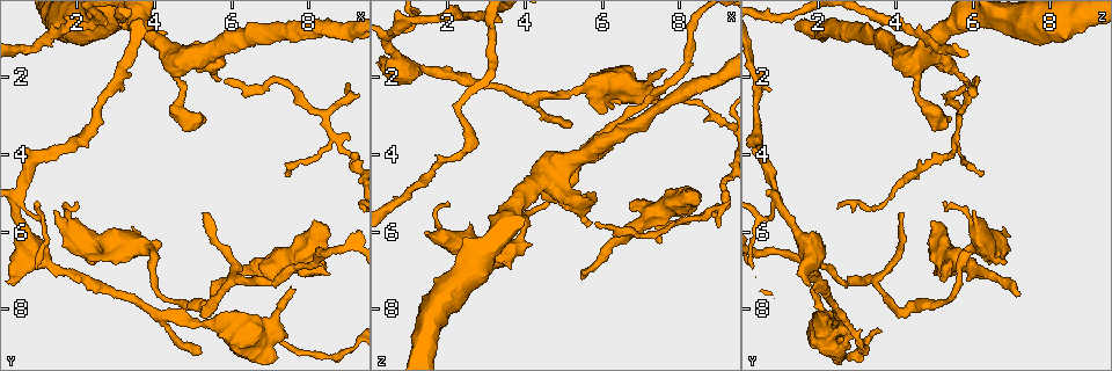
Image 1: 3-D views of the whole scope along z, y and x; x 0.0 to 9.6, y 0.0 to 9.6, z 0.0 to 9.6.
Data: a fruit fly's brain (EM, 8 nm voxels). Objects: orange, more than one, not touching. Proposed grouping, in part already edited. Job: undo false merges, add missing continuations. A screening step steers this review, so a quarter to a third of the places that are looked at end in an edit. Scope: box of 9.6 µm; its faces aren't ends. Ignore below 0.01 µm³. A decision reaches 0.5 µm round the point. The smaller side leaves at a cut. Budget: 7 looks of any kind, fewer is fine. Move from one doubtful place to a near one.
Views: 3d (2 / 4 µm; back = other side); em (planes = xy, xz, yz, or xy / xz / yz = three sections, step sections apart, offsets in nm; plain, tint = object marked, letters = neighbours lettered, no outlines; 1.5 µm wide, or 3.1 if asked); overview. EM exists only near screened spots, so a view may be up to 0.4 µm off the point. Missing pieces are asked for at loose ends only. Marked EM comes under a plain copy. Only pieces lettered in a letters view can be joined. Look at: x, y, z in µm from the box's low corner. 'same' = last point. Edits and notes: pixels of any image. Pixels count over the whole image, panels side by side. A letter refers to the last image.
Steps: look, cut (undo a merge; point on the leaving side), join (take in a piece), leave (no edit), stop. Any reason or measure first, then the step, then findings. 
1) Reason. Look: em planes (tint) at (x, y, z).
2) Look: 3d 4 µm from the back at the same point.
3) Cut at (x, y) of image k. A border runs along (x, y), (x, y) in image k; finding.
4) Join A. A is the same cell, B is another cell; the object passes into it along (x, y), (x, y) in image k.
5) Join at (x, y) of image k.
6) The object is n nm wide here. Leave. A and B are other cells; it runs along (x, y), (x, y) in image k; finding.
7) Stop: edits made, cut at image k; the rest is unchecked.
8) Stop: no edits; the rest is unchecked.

Stops while still wide. Look: em planes (tint) at (2.45, 6.85, 6.85).

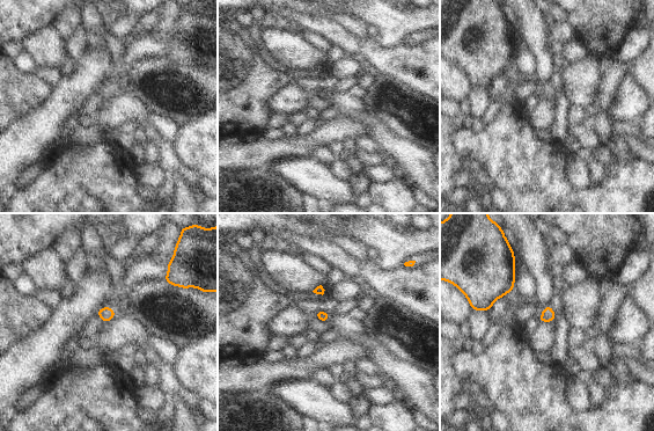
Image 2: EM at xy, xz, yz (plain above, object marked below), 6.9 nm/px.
See the neighbours. Look: em planes (letters) at the same point.

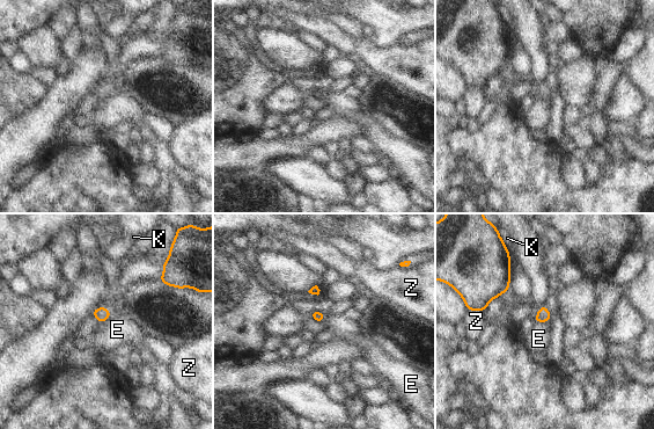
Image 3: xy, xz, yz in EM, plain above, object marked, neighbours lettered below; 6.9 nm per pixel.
The longest contact is with Z, 130 nm. Leave. E, K and Z are other cells; a border runs along (535, 321), (548, 322) in image 3; none of them fits.

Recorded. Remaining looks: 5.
Branch stops here. Look: 3d 4 µm at (9.05, 2.20, 5.80).

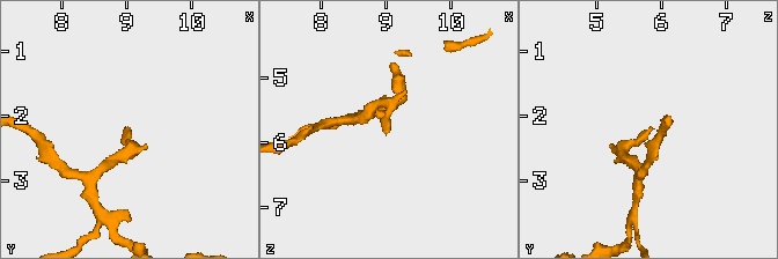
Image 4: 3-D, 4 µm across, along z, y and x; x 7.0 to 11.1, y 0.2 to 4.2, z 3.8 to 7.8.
Look: em planes (letters) at (9.05, 2.20, 5.90).

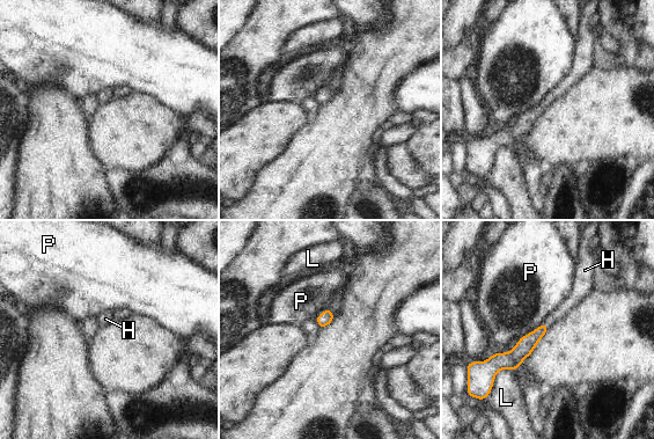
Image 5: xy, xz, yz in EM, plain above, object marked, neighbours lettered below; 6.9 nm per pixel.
Join H. H is the same cell, L and P are other cells; the object passes into it along (524, 346), (546, 326), (572, 300) in image 5; it goes on there.

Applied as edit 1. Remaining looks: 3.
Free end. Look: 3d 4 µm from the back at (5.30, 3.10, 5.30).

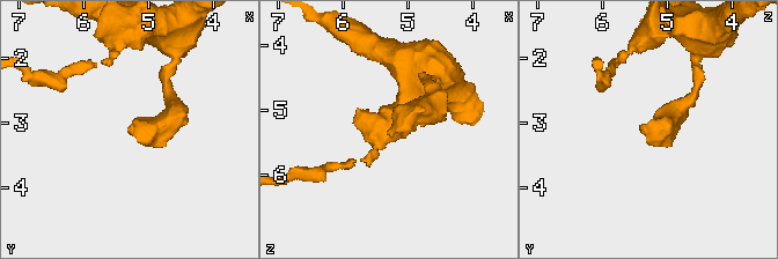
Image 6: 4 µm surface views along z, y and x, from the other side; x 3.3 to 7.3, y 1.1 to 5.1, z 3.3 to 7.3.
Shape alone is not enough. Look: em yz step 8 (letters) at (5.40, 3.10, 5.40).

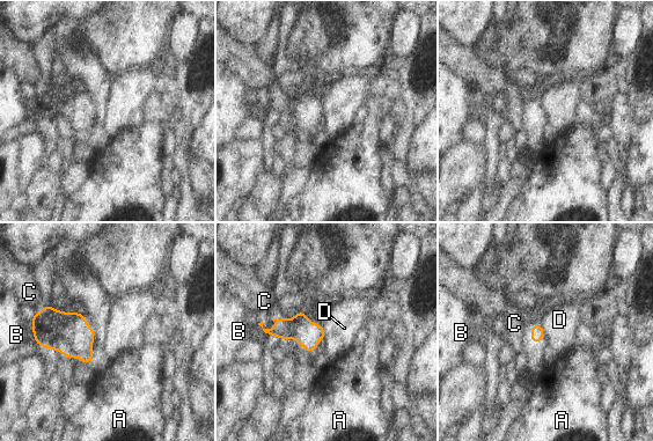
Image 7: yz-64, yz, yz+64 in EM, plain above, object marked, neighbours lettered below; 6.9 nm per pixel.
Leave. A, B, C and D are other cells; a border runs along (534, 323), (543, 329), (537, 343) in image 7; no lettered piece goes on from it.

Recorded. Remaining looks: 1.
Stop: edits made, join at image 5; the rest is unchecked.

